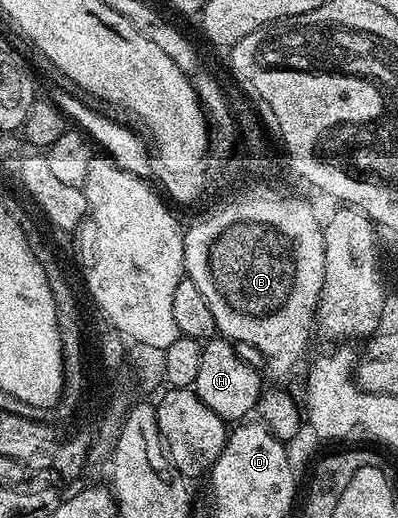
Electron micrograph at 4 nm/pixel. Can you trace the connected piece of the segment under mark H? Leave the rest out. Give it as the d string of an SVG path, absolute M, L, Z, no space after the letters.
M214 337L203 346L203 361L199 364L199 377L195 377L192 390L218 417L226 421L241 421L254 414L255 408L260 404L263 394L261 387L262 372L244 363L237 356L238 348L224 337Z

